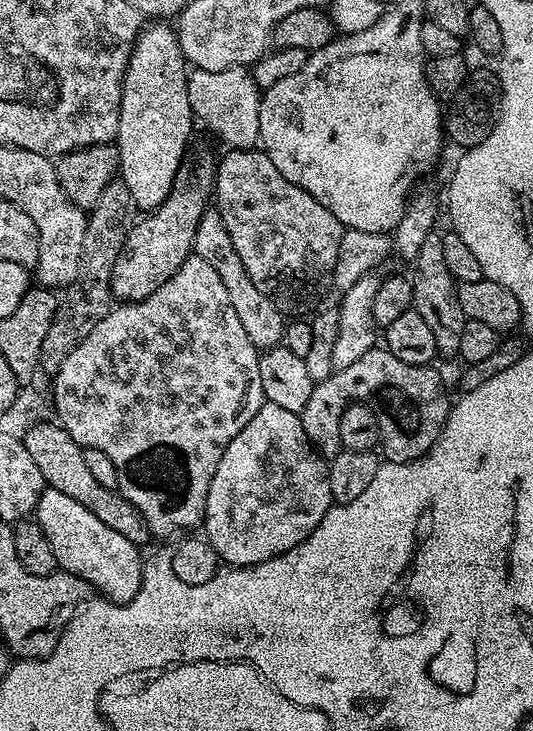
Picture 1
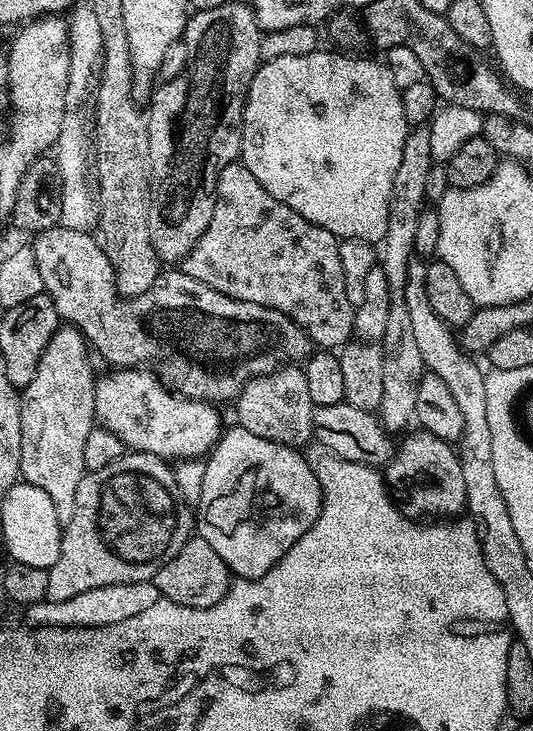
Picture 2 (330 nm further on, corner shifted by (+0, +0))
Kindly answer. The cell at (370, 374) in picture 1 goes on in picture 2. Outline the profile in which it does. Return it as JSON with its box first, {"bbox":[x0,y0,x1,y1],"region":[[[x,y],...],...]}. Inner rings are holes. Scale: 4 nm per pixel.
{"bbox":[382,430,468,518],"region":[[[415,430],[416,432],[409,431],[404,441],[399,441],[398,447],[393,451],[391,460],[388,461],[386,467],[383,469],[382,475],[386,481],[387,487],[391,489],[390,495],[398,505],[401,512],[409,518],[456,518],[465,511],[468,499],[466,498],[466,478],[462,478],[462,466],[460,465],[460,458],[457,449],[451,443],[442,438],[438,438],[434,434],[425,432],[423,430]]]}

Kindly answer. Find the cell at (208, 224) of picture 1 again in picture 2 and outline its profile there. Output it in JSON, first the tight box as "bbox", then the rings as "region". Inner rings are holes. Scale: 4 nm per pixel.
{"bbox":[234,366,314,446],"region":[[[280,366],[271,372],[253,375],[253,380],[245,383],[234,401],[235,423],[250,430],[250,434],[258,434],[258,438],[266,438],[270,442],[304,446],[307,440],[311,441],[314,405],[304,371],[300,366]]]}

